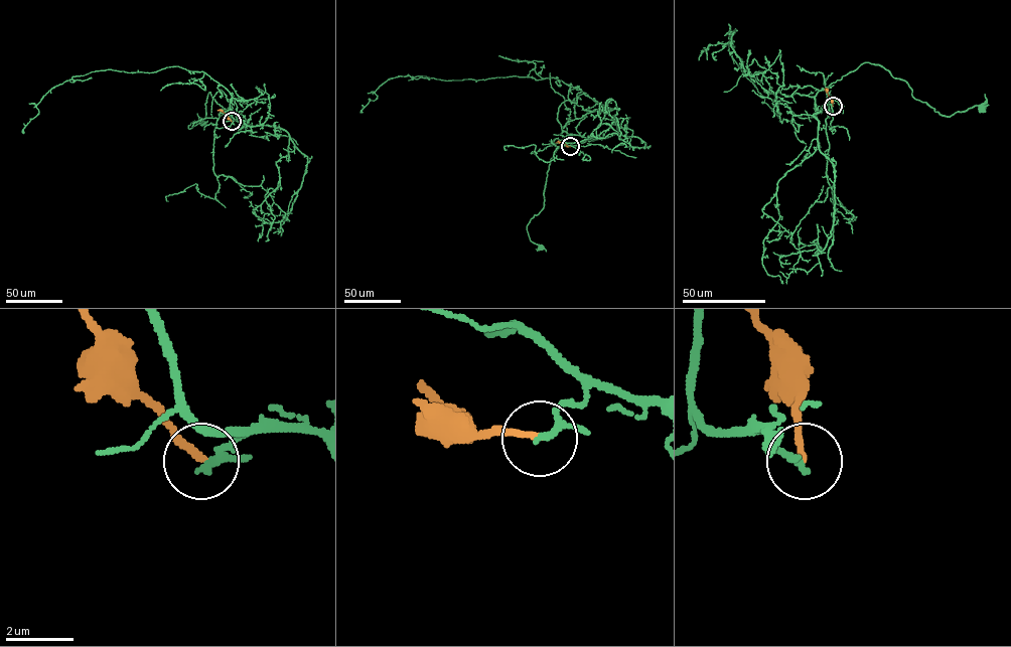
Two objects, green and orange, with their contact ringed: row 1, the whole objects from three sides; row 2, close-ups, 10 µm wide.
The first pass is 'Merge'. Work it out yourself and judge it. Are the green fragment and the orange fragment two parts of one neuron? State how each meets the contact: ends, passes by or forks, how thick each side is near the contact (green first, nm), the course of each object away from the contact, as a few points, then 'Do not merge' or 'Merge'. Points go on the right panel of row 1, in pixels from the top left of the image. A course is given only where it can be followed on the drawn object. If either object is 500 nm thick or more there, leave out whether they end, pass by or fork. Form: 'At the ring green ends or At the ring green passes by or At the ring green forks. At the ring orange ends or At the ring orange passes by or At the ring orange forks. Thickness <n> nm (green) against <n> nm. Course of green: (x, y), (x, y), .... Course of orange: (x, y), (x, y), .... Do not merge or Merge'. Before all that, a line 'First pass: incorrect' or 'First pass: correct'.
First pass: incorrect
At the ring green passes by. At the ring orange ends. Thickness 160 nm (green) against 190 nm. Course of green: (832, 106), (827, 103), (826, 89), (869, 62), (904, 79), (911, 96), (941, 115), (981, 108). Course of orange: (833, 106), (827, 90). Do not merge

